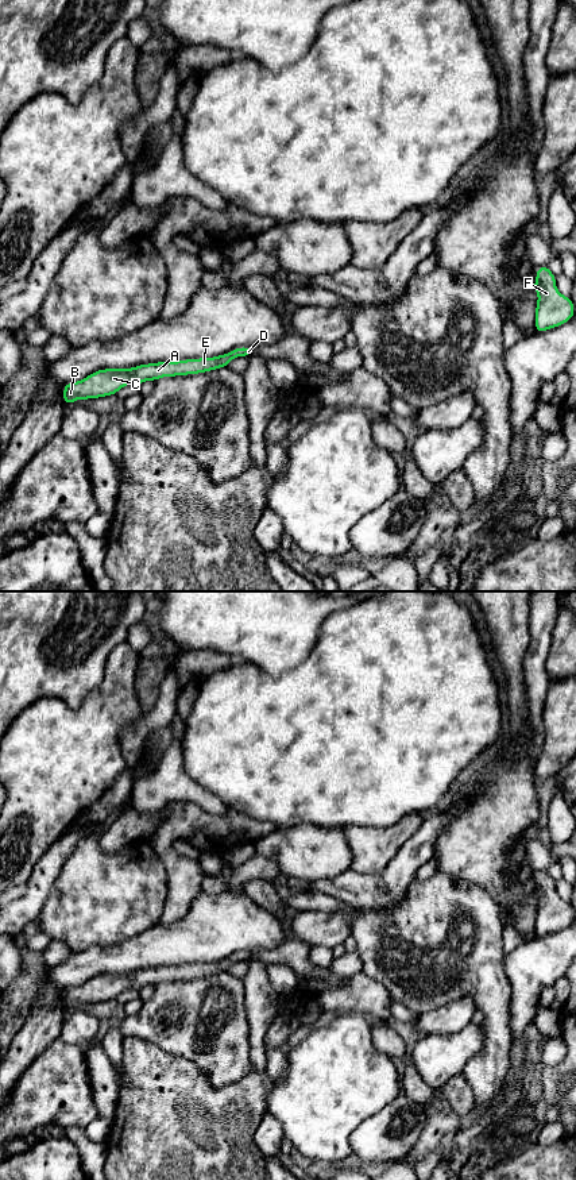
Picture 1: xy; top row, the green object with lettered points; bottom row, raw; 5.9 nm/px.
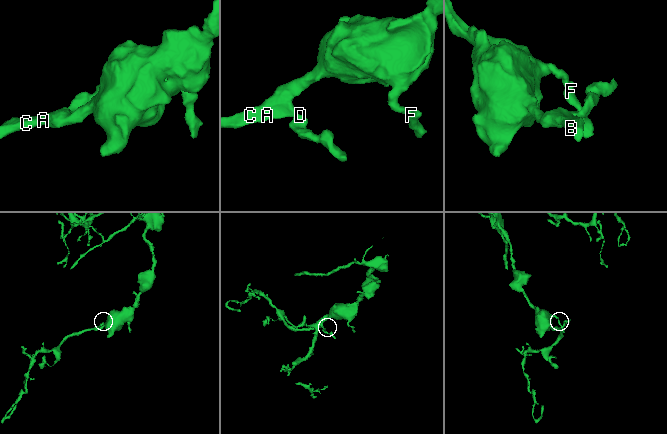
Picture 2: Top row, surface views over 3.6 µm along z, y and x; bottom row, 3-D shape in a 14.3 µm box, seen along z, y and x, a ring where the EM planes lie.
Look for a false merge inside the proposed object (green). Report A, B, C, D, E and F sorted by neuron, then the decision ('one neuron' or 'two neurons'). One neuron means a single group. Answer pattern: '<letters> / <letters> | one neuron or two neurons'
A B C D E F | one neuron

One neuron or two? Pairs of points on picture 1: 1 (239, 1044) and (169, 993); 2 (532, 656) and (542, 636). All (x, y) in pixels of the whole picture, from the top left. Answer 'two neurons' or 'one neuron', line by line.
1: one neuron
2: one neuron

